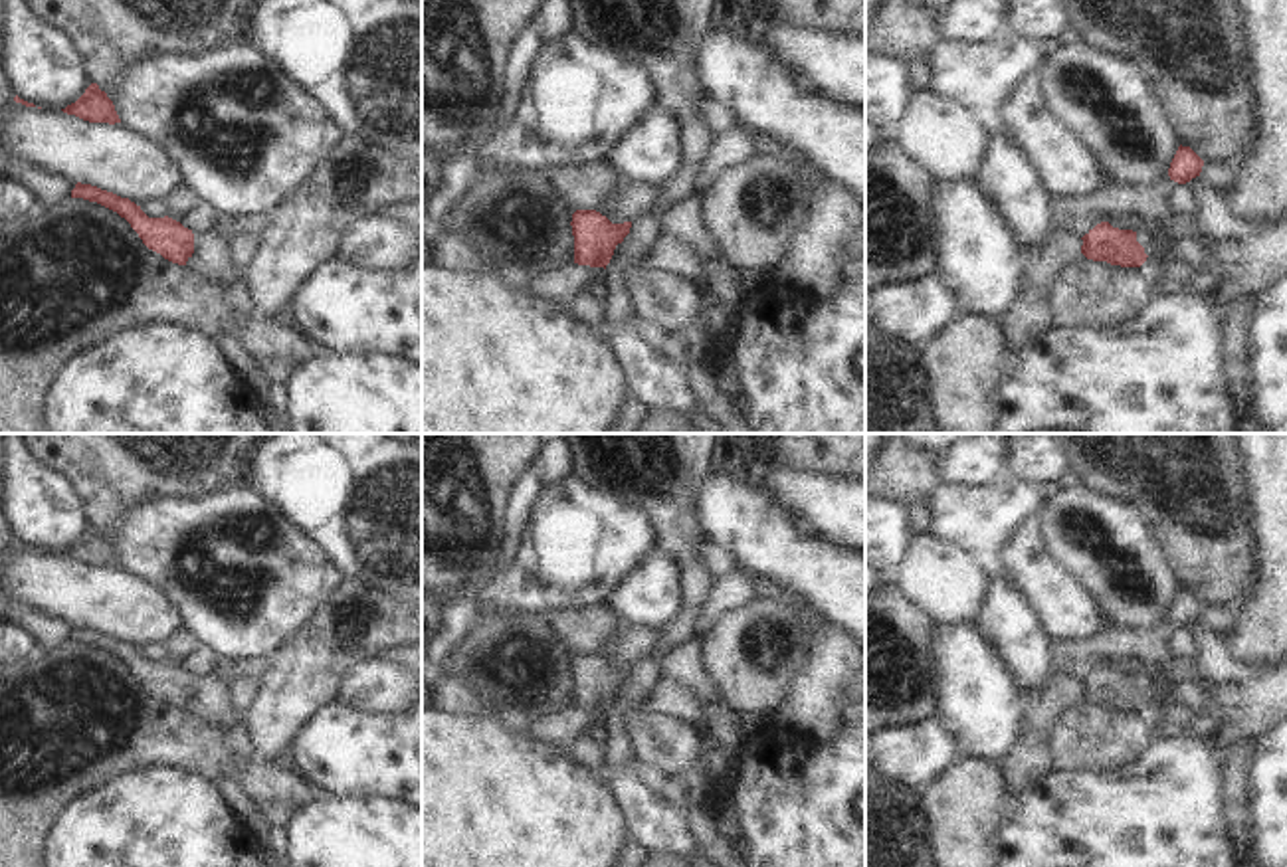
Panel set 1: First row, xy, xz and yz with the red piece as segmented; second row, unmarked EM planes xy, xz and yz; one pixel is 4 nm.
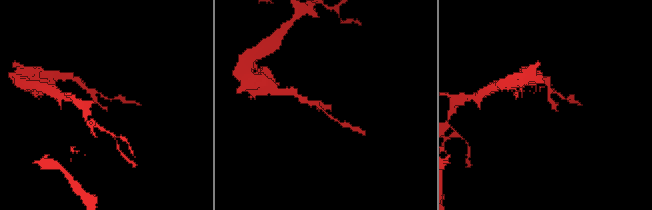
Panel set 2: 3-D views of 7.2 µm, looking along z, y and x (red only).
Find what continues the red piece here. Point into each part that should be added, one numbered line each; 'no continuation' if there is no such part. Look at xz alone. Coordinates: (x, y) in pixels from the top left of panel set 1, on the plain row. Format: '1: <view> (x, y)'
no continuation

